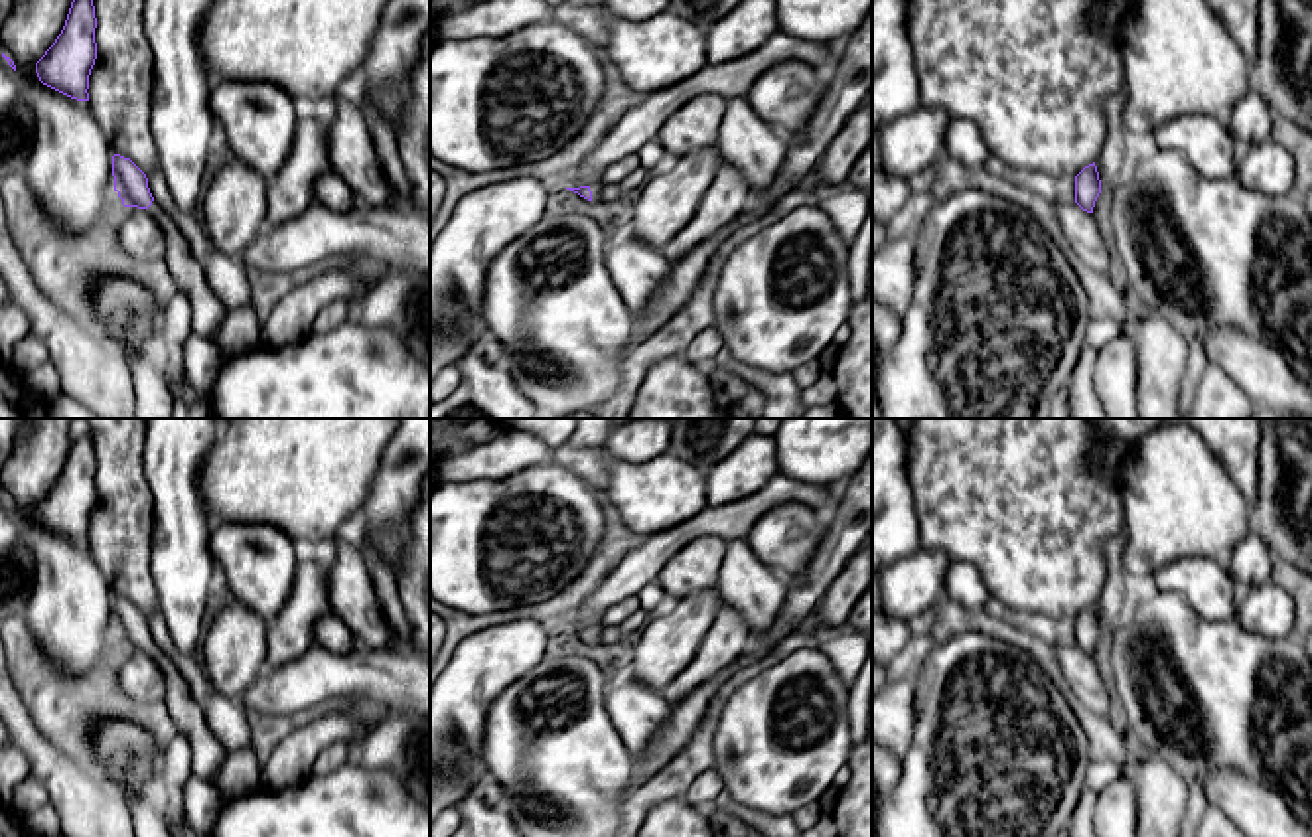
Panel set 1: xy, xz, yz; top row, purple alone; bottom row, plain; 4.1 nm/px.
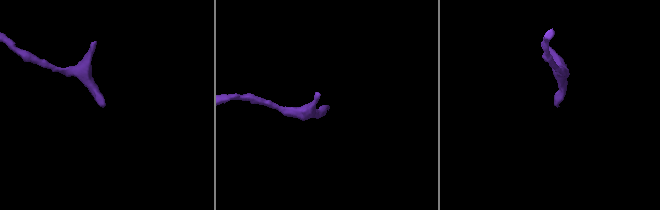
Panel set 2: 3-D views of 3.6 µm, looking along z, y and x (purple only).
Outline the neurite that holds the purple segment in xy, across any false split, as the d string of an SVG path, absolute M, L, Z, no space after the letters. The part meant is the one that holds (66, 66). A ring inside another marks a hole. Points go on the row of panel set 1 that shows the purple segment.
M73 0L55 43L36 63L39 81L71 99L89 101L89 75L97 59L93 0Z

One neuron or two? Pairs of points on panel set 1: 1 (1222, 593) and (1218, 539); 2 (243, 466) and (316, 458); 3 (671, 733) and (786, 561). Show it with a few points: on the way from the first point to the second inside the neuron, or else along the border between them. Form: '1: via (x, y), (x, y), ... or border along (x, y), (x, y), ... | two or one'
1: border along (1172, 563), (1184, 557), (1212, 557), (1224, 565) | two
2: via (261, 466), (281, 458), (298, 458) | one
3: border along (817, 541), (809, 561), (788, 579) | two

